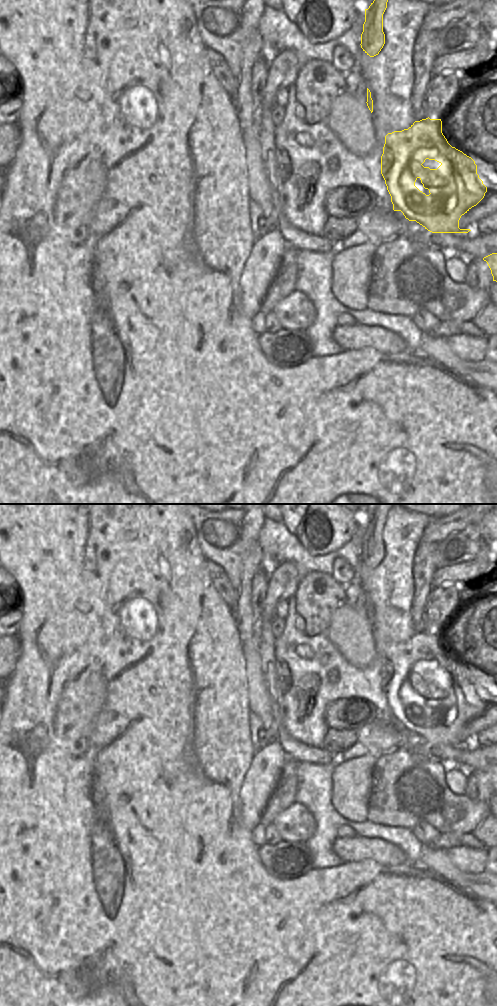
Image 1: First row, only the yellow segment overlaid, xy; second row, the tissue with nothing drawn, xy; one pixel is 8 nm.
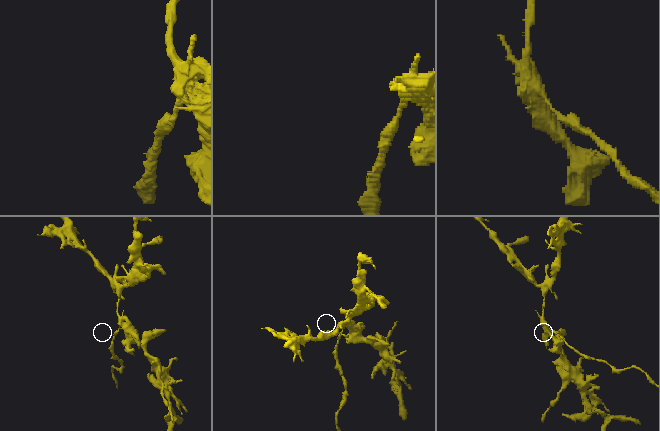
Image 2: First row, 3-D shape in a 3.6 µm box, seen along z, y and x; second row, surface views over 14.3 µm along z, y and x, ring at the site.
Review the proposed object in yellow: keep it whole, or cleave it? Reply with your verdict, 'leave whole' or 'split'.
split

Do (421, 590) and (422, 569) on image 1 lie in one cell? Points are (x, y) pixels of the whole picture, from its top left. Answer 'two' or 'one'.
one

